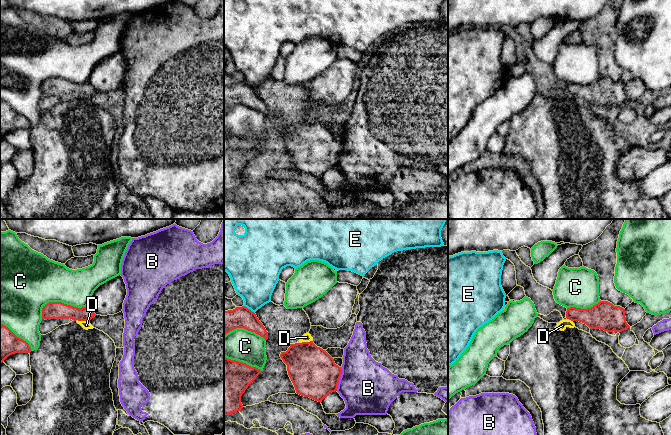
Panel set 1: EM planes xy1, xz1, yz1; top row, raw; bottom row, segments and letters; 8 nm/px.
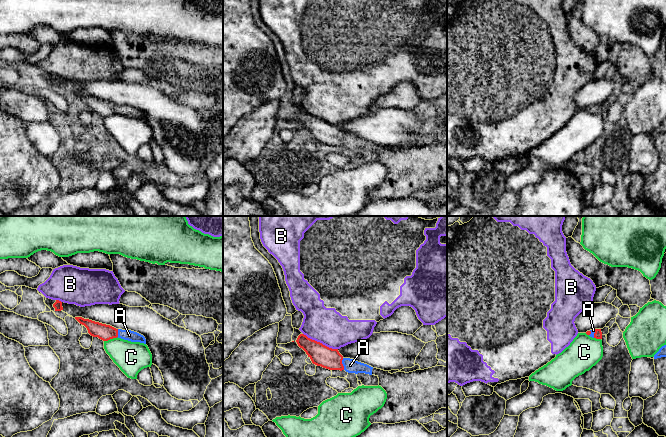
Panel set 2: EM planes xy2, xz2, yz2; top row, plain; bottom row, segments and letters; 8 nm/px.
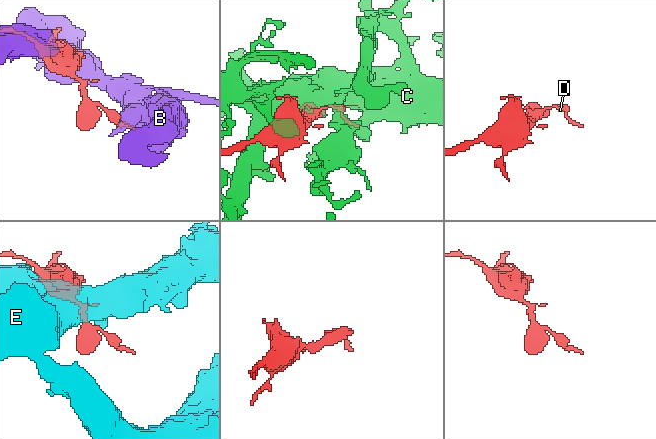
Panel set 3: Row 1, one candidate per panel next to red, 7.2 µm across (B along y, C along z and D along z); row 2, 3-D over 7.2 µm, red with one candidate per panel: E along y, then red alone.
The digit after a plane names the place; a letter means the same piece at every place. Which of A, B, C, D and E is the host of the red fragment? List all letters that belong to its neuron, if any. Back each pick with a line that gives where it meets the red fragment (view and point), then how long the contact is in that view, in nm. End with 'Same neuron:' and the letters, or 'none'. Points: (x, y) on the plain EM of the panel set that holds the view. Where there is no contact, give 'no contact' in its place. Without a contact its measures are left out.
A: meets red in xz2 at (342, 140); contact 100 nm long
Same neuron: A

